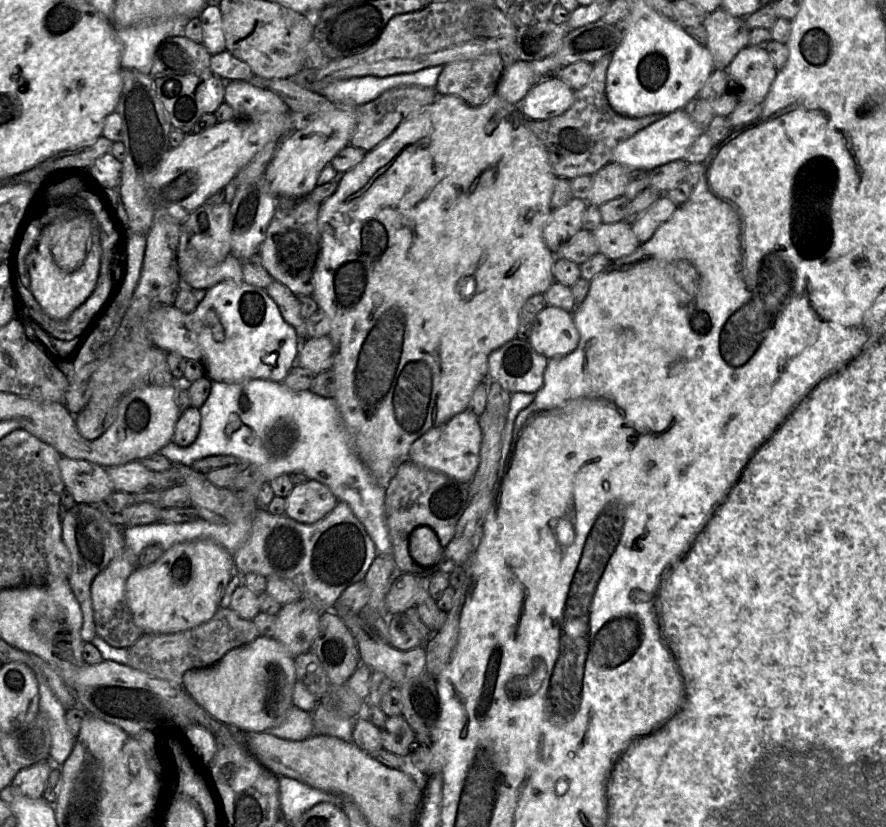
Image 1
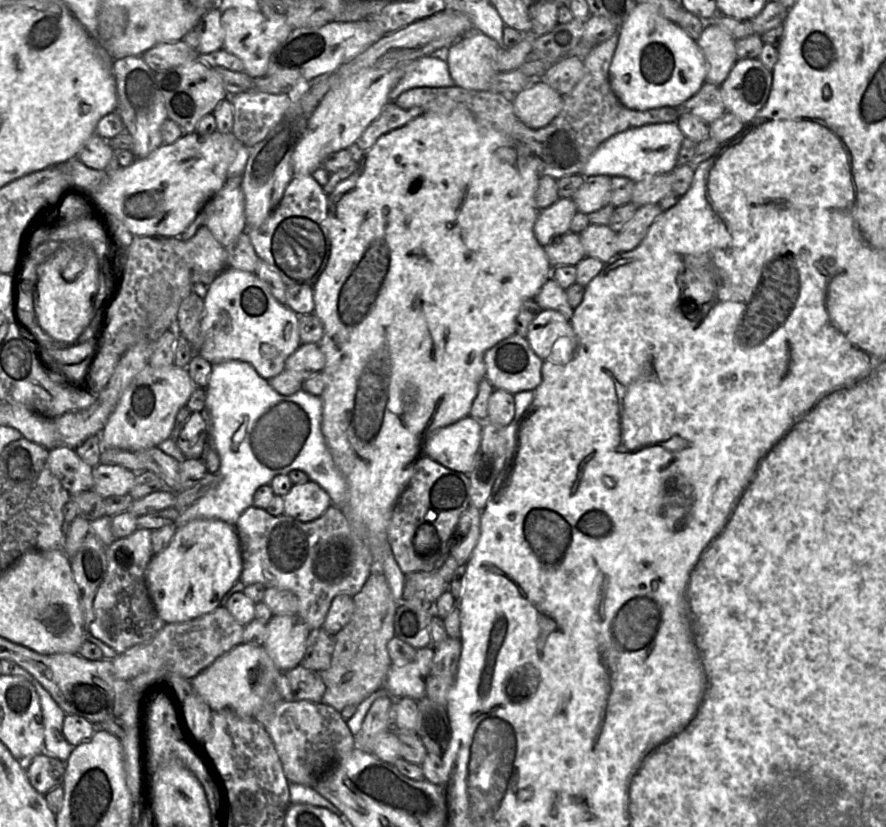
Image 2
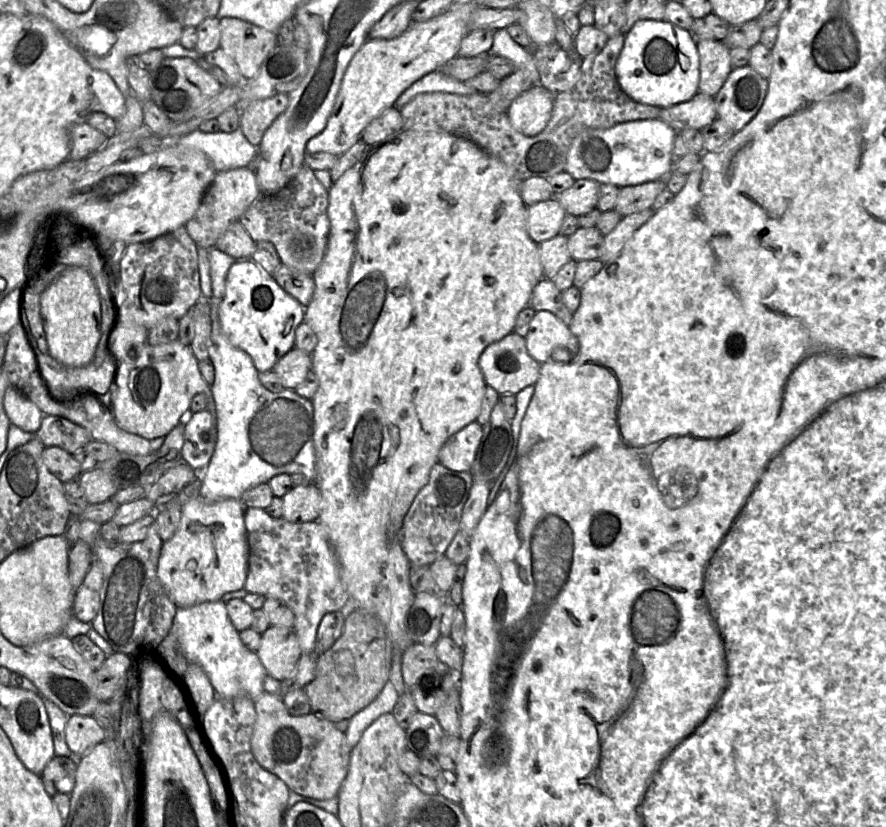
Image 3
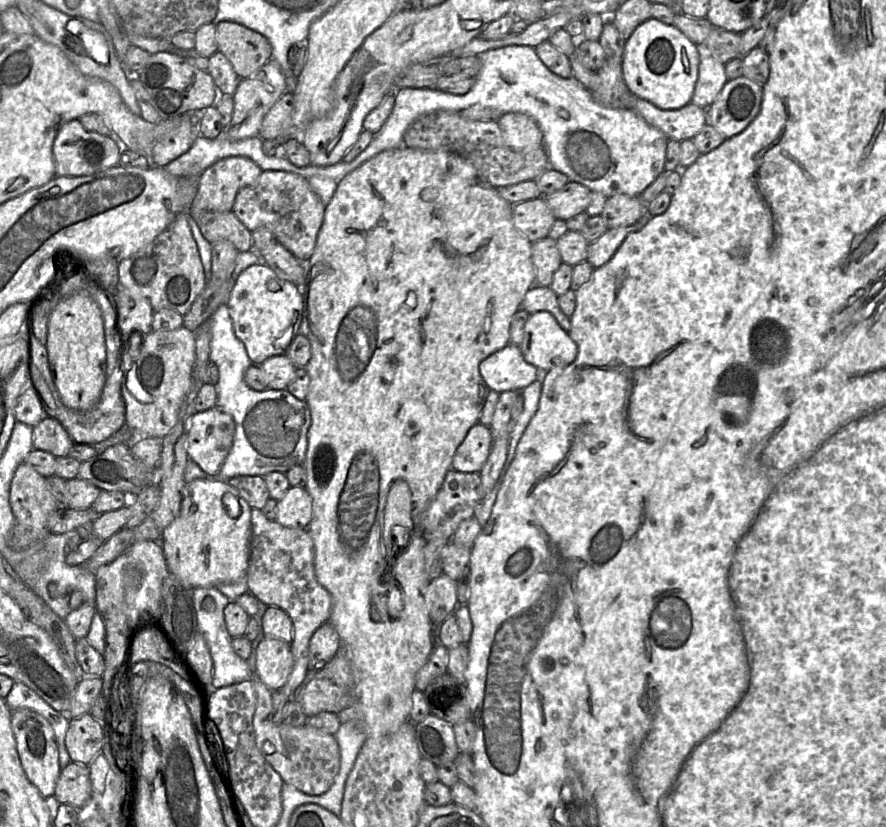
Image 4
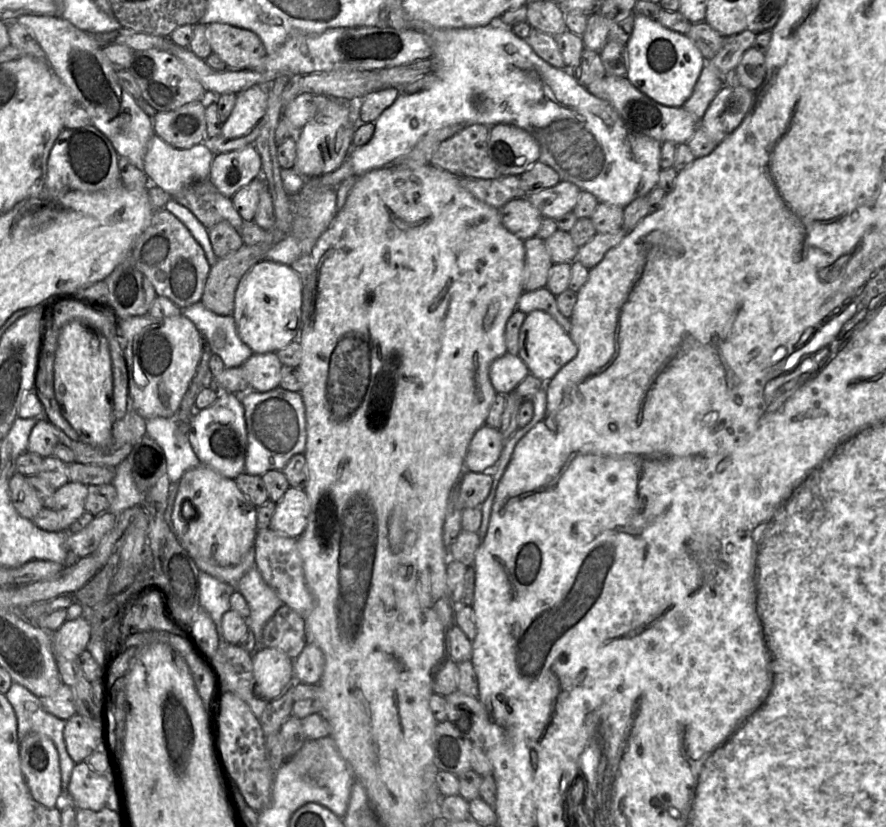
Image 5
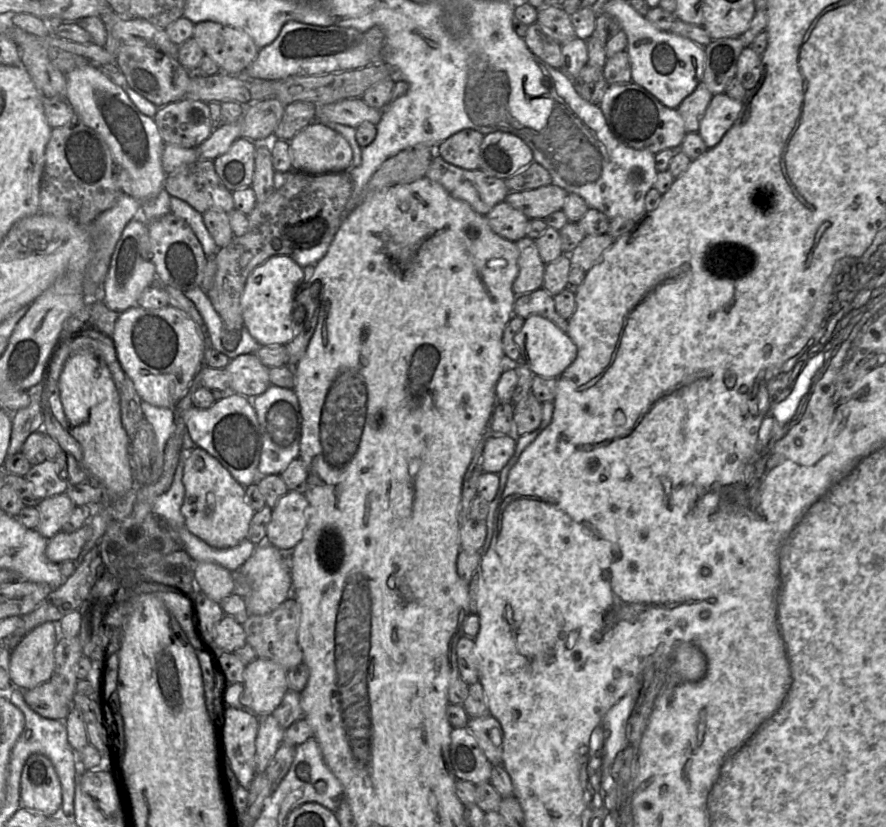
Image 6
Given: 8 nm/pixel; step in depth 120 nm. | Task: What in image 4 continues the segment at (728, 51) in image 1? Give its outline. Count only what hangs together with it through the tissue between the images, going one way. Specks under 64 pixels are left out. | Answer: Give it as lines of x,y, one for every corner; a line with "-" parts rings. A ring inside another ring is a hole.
701,52
698,79
691,103
707,109
715,101
727,81
725,64
710,53

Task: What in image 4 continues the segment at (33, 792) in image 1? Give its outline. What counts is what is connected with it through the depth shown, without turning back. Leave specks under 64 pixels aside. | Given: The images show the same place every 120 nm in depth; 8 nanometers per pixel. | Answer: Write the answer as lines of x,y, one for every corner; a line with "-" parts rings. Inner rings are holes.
72,761
61,770
54,798
60,804
69,804
77,809
82,809
90,801
91,796
89,765
81,765

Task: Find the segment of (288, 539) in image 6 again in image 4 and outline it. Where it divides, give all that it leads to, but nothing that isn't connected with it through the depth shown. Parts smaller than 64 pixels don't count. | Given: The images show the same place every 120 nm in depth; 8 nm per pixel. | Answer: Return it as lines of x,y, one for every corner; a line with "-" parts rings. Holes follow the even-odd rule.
290,486
277,503
276,521
283,526
307,529
312,515
312,497
306,488

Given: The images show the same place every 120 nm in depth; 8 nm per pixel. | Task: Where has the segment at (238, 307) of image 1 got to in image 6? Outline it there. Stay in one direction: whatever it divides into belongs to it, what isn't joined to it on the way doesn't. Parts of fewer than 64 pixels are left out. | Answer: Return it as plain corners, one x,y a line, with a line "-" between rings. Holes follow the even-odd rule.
275,255
252,270
247,277
240,306
245,327
261,346
287,345
302,330
306,317
303,304
296,301
304,269
288,255

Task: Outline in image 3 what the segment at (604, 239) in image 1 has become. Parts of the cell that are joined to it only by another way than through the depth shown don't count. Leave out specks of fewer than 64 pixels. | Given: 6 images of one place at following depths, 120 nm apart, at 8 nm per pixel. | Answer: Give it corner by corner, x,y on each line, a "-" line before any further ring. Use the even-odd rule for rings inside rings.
579,227
574,234
568,237
571,259
576,262
599,259
603,242
604,236
596,227

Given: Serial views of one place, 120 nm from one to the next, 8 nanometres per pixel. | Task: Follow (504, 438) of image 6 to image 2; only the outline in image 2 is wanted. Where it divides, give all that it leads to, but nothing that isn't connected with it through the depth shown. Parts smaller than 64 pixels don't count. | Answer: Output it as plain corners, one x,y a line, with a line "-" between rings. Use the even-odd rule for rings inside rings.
468,415
438,429
423,443
423,454
457,472
469,473
482,436
482,422

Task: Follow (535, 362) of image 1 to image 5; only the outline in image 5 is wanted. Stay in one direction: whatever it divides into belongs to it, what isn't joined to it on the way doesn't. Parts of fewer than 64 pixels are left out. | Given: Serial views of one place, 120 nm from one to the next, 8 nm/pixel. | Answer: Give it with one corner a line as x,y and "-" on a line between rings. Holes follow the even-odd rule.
506,353
494,360
489,368
489,377
496,393
507,395
514,391
529,374
529,369
518,355

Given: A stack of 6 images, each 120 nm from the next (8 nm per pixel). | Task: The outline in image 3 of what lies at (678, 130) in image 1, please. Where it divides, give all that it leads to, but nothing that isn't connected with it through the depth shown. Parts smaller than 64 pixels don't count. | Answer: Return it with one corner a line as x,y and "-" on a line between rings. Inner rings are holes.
660,119
629,121
608,129
586,129
571,143
565,172
575,180
593,179
620,188
659,180
669,172
677,134

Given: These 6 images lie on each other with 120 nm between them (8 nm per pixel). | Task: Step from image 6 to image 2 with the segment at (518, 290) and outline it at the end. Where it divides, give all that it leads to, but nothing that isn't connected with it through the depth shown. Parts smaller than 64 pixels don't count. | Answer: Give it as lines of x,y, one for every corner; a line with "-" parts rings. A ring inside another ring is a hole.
571,231
544,246
544,250
553,267
576,266
586,256
580,235

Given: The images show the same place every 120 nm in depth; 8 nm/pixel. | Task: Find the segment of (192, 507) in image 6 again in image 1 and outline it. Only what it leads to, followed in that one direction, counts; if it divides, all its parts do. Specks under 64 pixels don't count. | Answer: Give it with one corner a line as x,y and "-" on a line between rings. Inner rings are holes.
211,540
179,543
155,563
135,570
127,580
125,602
135,624
144,633
172,634
197,627
209,621
220,608
225,590
235,575
234,555

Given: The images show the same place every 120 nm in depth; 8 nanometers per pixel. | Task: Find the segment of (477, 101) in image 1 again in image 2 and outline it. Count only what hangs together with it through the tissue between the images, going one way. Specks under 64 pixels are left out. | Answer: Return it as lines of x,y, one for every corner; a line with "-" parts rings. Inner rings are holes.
476,31
457,40
444,53
455,86
467,90
490,91
491,81
498,73
496,59
499,44

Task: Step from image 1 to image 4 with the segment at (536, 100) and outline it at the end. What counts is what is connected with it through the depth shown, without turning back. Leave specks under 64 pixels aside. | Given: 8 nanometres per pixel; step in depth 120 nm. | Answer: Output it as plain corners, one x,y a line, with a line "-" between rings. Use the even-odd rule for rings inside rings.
505,113
497,123
506,144
515,151
529,152
543,146
543,134
538,124
522,113

